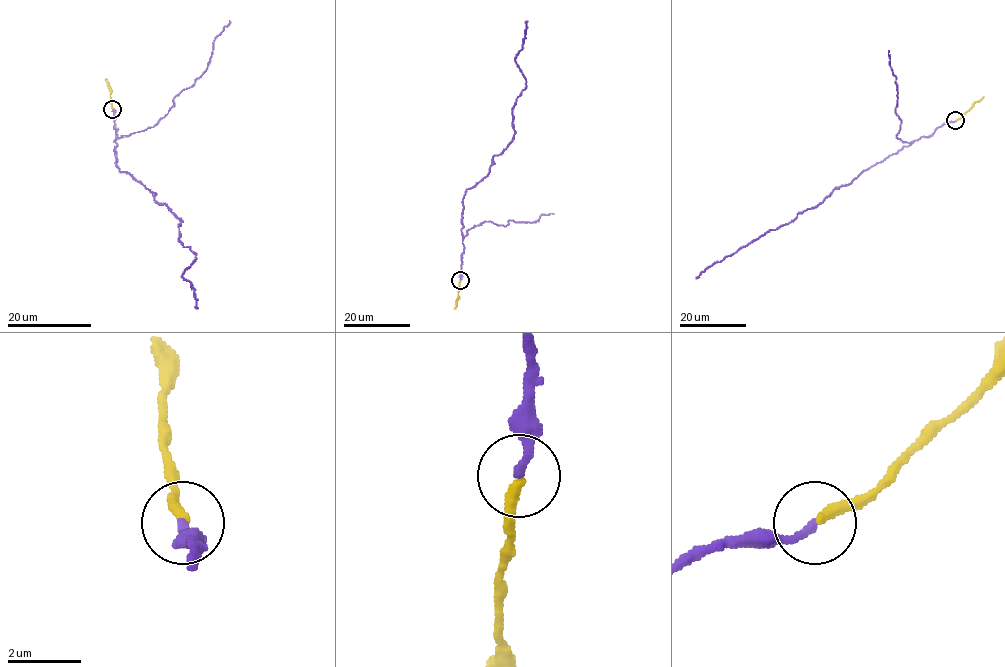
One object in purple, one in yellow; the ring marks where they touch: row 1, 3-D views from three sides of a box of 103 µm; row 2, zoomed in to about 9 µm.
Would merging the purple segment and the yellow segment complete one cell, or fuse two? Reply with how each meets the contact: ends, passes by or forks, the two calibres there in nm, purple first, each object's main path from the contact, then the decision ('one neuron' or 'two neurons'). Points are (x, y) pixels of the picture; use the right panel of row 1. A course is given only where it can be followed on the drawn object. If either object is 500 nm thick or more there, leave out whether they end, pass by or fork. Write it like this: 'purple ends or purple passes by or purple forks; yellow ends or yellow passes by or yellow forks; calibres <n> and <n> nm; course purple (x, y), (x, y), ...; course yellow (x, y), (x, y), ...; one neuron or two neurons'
purple ends; yellow ends; calibres 240 and 300 nm; course purple (956, 120), (943, 123), (931, 135), (914, 140), (864, 170), (814, 207), (713, 263), (696, 278); course yellow (956, 120), (983, 96); one neuron

